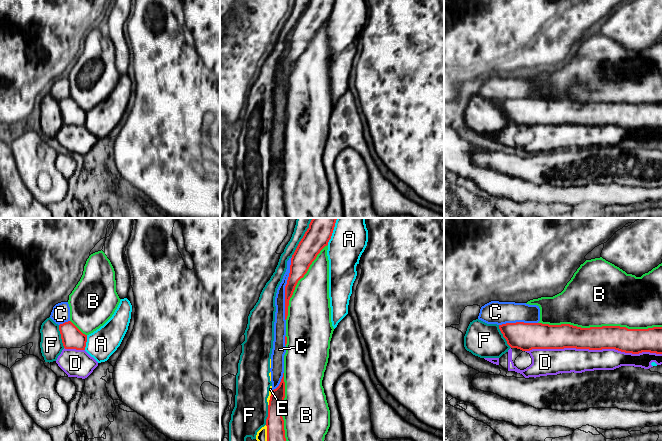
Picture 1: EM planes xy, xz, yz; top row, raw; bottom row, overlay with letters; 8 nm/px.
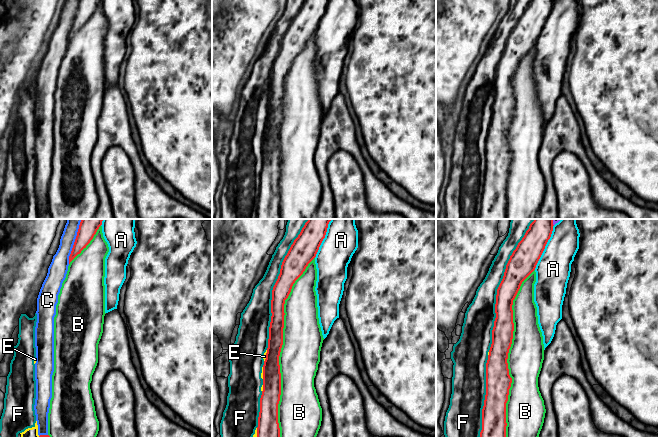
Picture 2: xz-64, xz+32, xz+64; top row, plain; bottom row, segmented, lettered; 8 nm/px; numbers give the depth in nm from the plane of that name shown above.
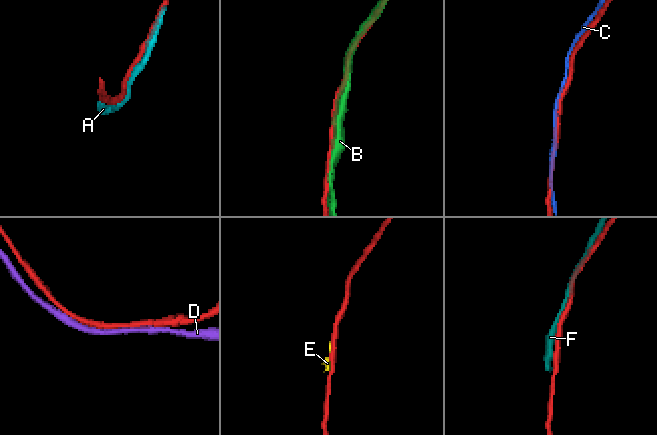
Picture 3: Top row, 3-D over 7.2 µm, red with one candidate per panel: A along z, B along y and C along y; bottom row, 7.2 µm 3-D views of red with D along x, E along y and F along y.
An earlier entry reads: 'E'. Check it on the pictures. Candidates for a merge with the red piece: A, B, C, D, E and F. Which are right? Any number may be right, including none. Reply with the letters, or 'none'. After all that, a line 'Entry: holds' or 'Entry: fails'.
none
Entry: fails

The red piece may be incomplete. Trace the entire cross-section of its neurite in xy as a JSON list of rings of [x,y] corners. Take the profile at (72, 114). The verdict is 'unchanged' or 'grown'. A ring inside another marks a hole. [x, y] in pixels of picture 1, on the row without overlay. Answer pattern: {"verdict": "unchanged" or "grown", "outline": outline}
{"verdict": "unchanged", "outline": [[[71,97],[59,101],[65,125],[85,126],[87,111],[83,110]]]}

